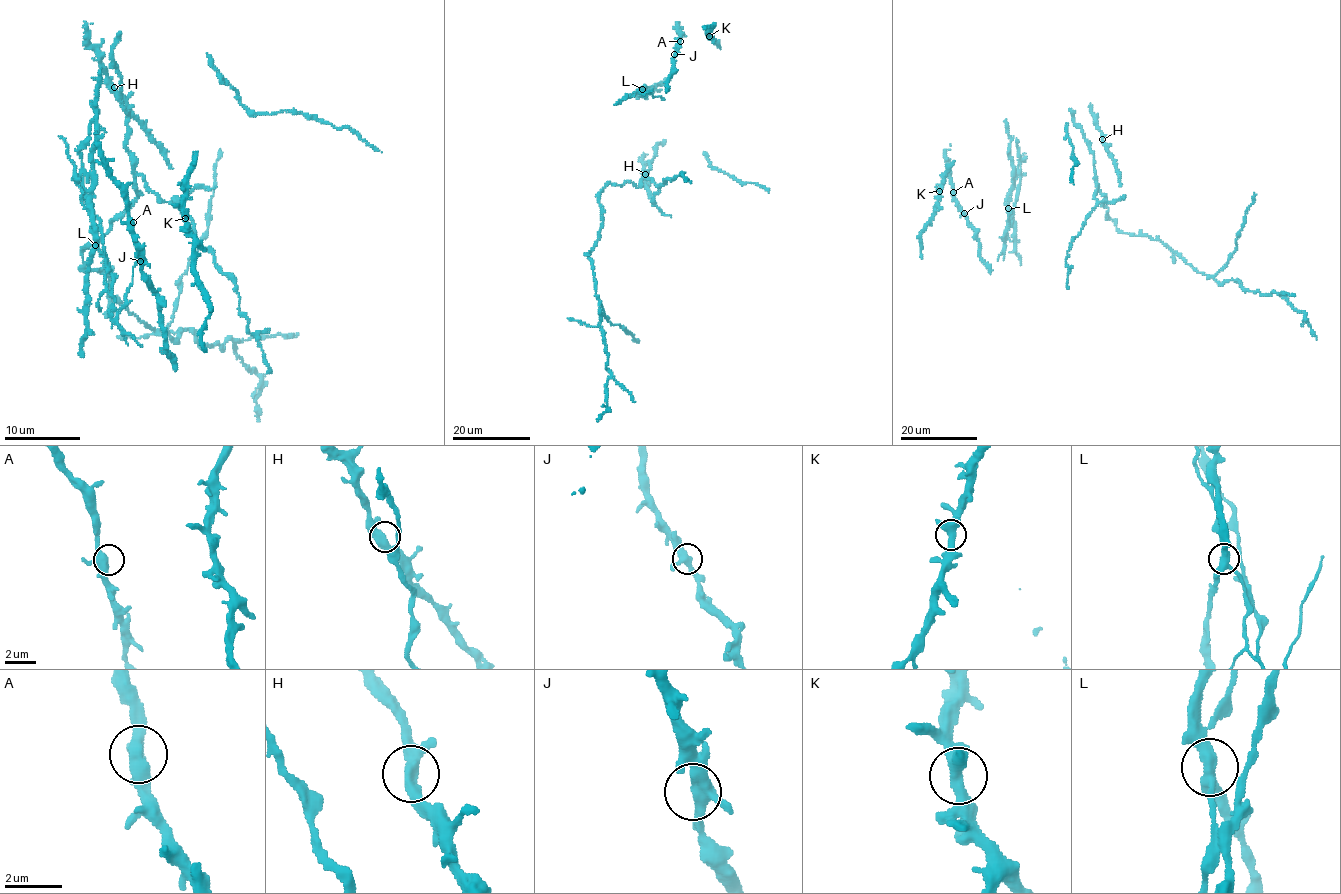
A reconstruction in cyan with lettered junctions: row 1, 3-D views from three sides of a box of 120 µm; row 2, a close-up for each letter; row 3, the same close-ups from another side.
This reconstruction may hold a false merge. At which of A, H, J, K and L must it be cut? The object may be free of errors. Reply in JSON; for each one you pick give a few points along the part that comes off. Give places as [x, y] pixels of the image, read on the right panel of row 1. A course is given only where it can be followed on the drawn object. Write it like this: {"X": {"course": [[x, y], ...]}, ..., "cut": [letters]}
{"L": {"course": [[1008, 208], [1014, 181], [1020, 176], [1016, 139]]}, "cut": ["L"]}

